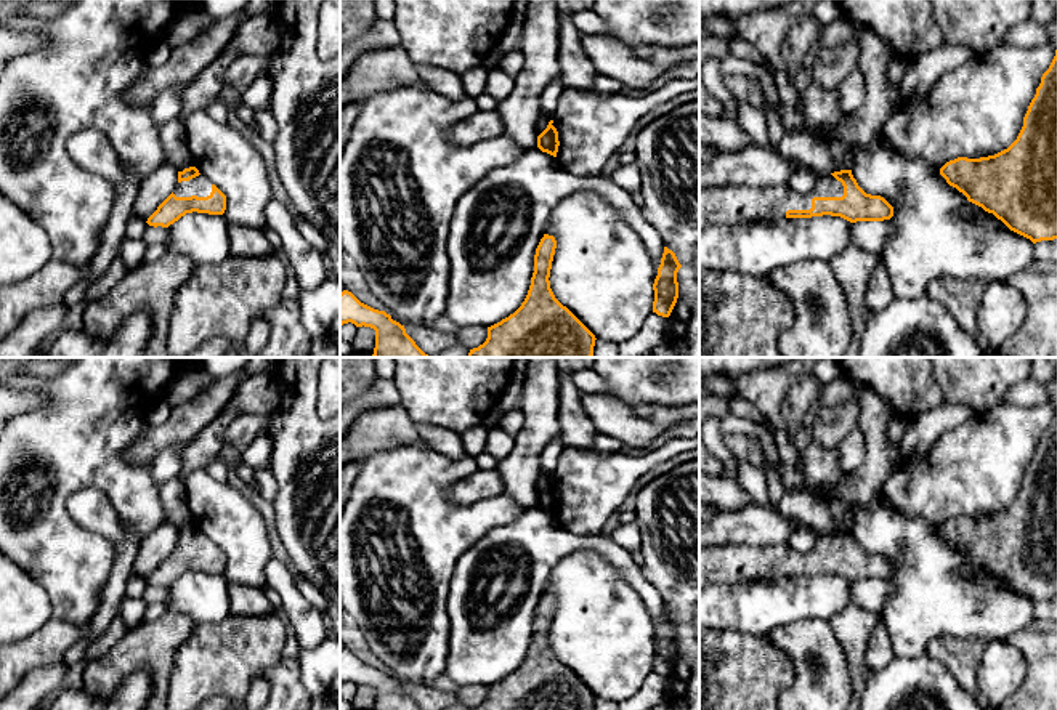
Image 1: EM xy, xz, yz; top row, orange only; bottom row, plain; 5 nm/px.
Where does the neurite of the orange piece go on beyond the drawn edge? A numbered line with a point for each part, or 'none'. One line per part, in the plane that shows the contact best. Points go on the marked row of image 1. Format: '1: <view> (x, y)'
1: yz (727, 204)

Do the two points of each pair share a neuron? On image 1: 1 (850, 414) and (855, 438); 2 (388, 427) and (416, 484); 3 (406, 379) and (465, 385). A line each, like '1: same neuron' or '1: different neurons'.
1: different neurons
2: different neurons
3: same neuron

